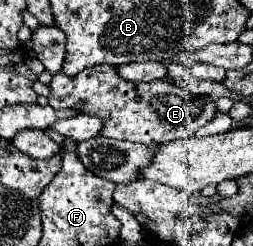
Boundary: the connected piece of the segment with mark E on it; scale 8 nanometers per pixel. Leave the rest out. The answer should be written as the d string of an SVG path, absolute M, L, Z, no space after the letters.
M98 65L84 69L78 77L54 75L50 83L48 103L54 109L74 107L88 115L98 115L106 121L100 135L112 139L128 139L134 143L170 143L178 139L194 137L194 133L206 125L218 111L214 97L210 95L190 95L178 85L166 81L152 83L130 83L122 81L112 65Z

